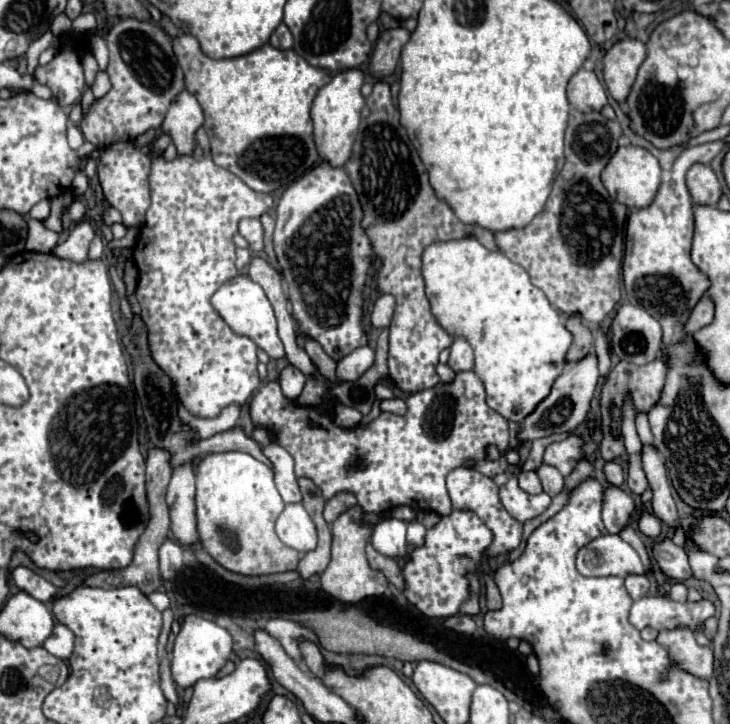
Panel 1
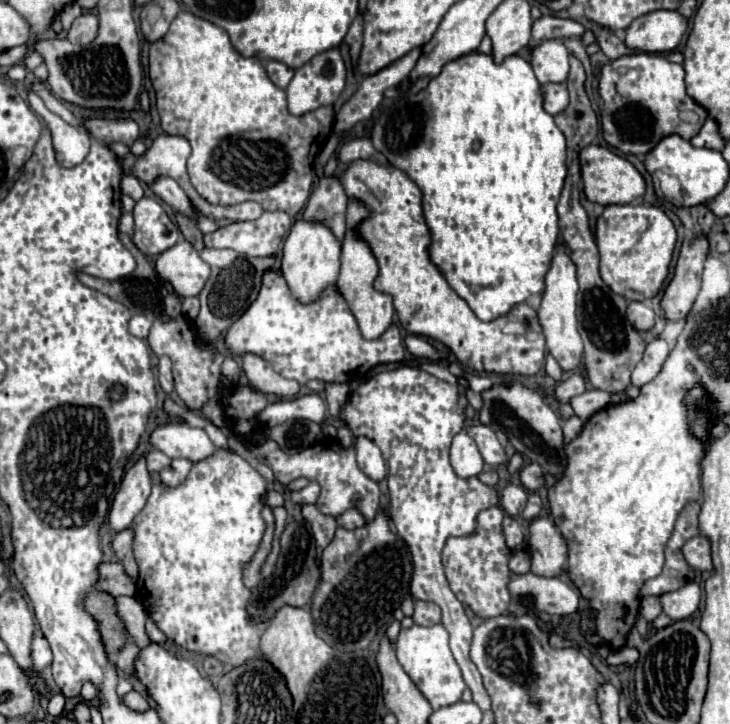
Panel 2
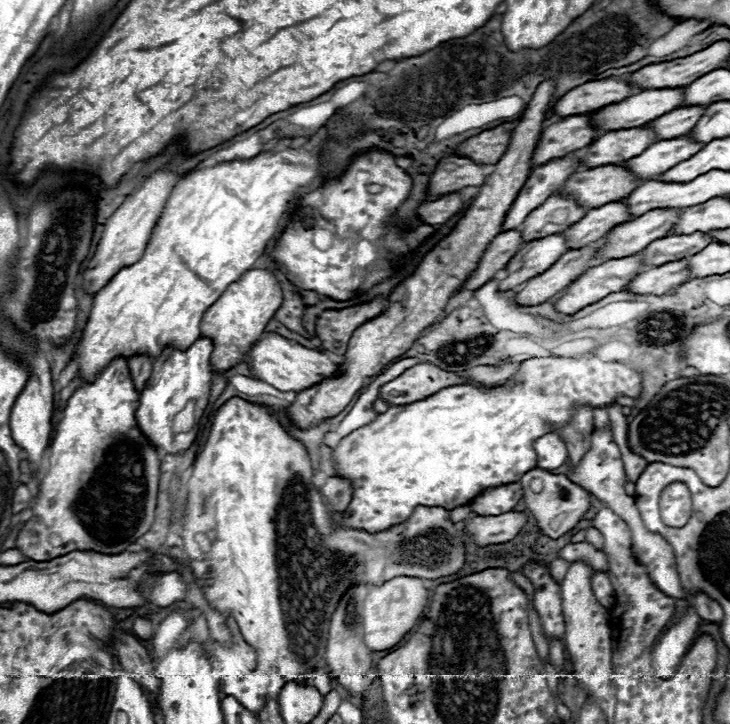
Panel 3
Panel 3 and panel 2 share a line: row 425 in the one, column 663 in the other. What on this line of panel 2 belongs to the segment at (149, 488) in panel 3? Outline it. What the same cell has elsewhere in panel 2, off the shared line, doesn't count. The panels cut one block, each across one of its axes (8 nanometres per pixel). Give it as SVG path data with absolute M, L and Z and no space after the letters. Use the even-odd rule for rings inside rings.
M630 54L602 66L598 92L602 98L602 136L624 154L648 154L664 136L678 134L690 140L698 134L706 120L706 110L698 106L684 88L684 68L656 54ZM620 66L636 66L624 76L616 72Z

